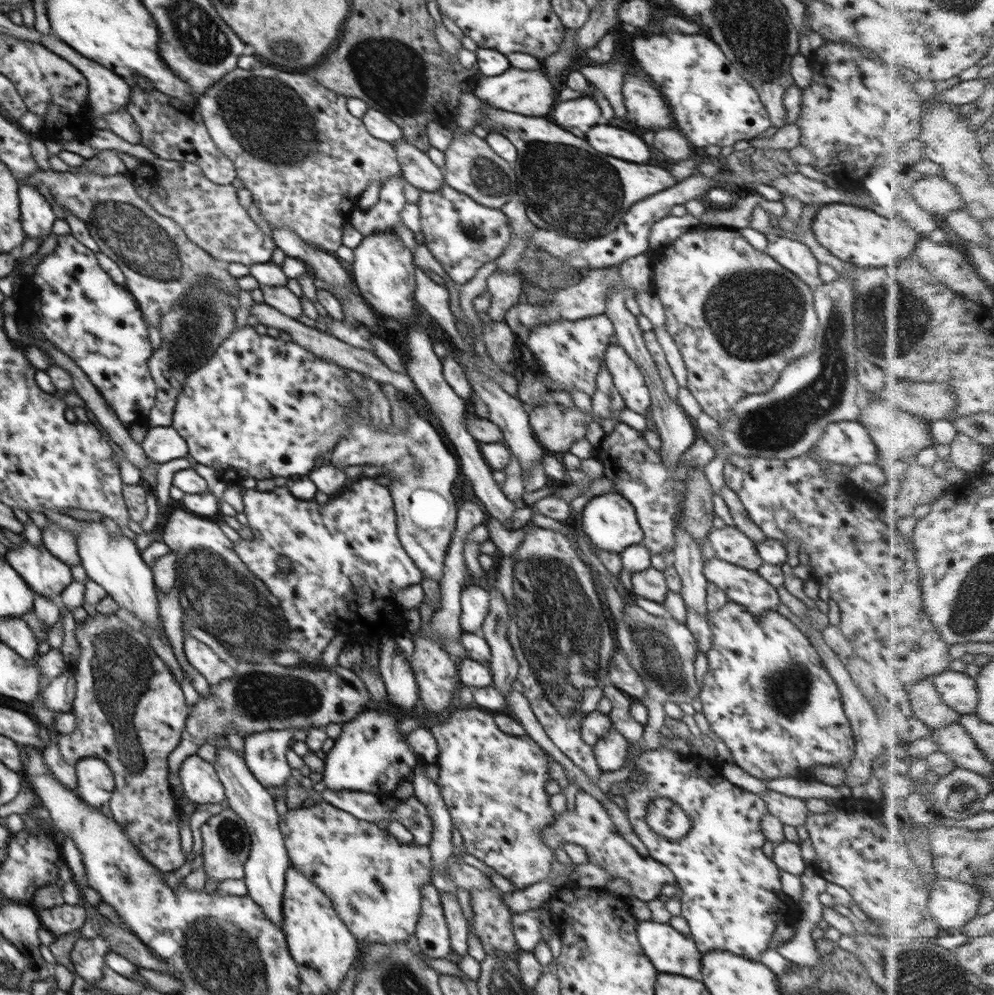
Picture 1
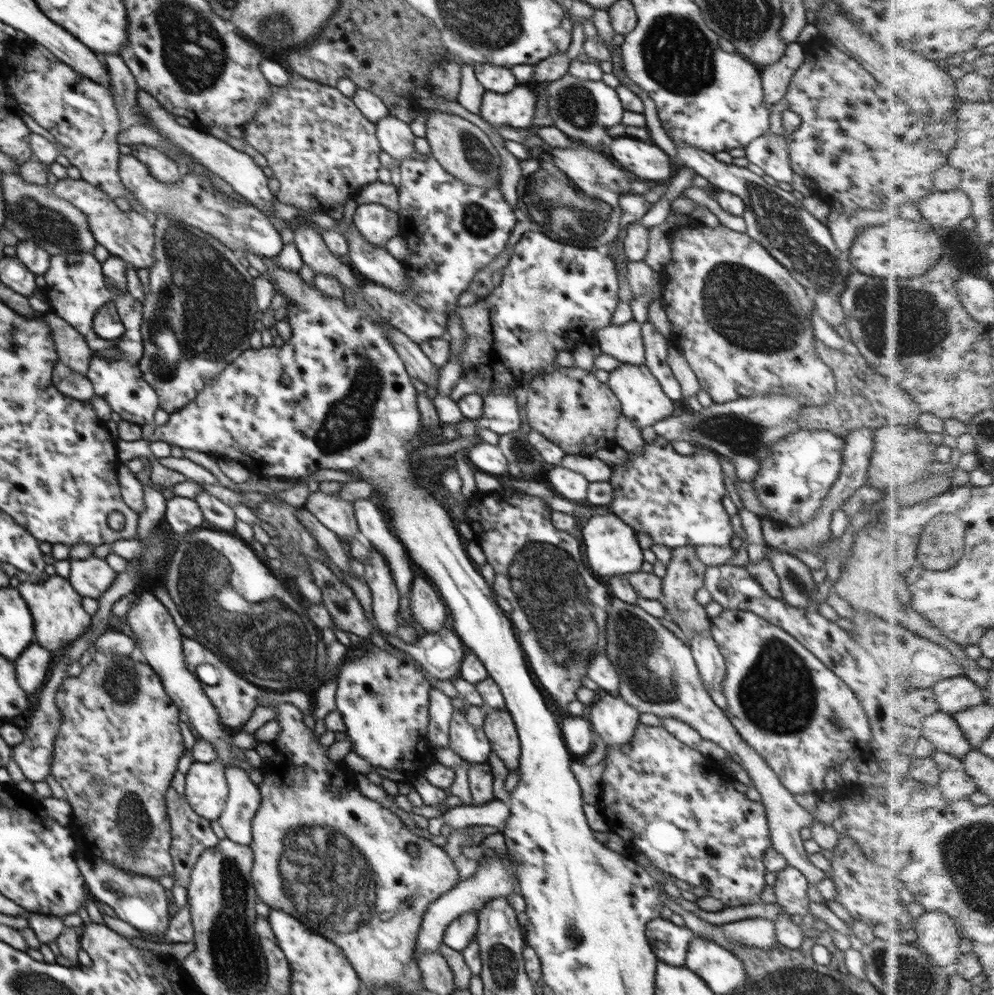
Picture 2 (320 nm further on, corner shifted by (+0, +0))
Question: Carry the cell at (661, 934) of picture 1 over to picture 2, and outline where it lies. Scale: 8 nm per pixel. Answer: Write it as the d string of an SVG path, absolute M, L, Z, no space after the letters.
M662 917L651 920L645 928L647 940L657 960L674 967L685 967L688 946L692 940L702 938L712 941L710 935L698 935Z

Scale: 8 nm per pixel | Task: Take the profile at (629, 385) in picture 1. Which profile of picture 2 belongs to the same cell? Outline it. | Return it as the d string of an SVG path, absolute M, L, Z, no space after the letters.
M623 362L616 370L610 372L607 383L612 392L615 392L615 395L618 397L623 415L640 429L645 426L652 426L674 412L674 401L666 396L659 380L645 364L636 365Z

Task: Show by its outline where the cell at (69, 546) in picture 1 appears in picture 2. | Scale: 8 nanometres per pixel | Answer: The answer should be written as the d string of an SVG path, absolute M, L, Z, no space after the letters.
M93 555L80 560L69 559L71 564L70 585L80 597L100 599L114 586L118 573L105 561Z

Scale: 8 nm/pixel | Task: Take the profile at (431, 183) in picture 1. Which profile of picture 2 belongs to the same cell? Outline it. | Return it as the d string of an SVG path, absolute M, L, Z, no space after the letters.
M390 114L375 125L375 133L381 150L387 152L394 160L407 159L415 151L414 133L408 124L396 119Z

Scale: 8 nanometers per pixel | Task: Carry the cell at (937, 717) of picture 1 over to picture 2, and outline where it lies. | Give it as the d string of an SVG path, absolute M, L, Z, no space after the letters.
M942 710L925 722L923 737L932 740L938 749L963 760L975 748L955 715Z

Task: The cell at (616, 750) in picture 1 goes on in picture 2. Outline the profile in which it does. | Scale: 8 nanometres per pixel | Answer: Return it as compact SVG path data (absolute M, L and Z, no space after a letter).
M598 692L598 698L590 706L586 718L593 726L593 732L598 734L606 746L628 744L634 736L641 712L628 704L618 692Z

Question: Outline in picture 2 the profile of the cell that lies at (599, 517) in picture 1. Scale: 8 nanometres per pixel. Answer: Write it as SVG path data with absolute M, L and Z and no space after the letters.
M592 516L582 528L582 540L586 546L586 560L591 572L599 577L620 576L640 571L643 562L643 548L640 547L637 533L618 516Z

